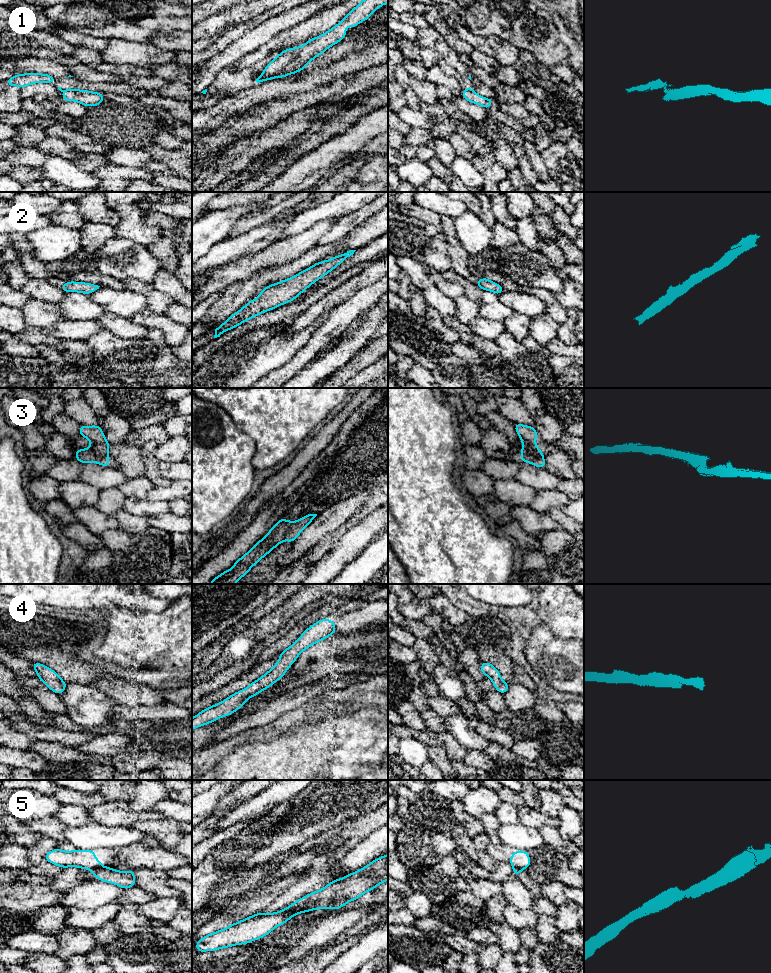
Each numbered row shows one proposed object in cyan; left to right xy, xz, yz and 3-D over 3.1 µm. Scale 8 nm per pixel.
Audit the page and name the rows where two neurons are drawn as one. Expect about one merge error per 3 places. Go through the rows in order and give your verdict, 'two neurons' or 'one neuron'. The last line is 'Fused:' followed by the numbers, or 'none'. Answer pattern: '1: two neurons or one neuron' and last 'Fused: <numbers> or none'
1: two neurons
2: one neuron
3: two neurons
4: one neuron
5: two neurons
Fused: 1, 3, 5

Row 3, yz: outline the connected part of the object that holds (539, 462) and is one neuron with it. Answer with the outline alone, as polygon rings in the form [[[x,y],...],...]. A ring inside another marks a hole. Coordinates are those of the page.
[[[525,448],[521,450],[521,463],[529,462],[538,468],[545,468],[546,463],[543,457],[538,457],[529,453]]]

